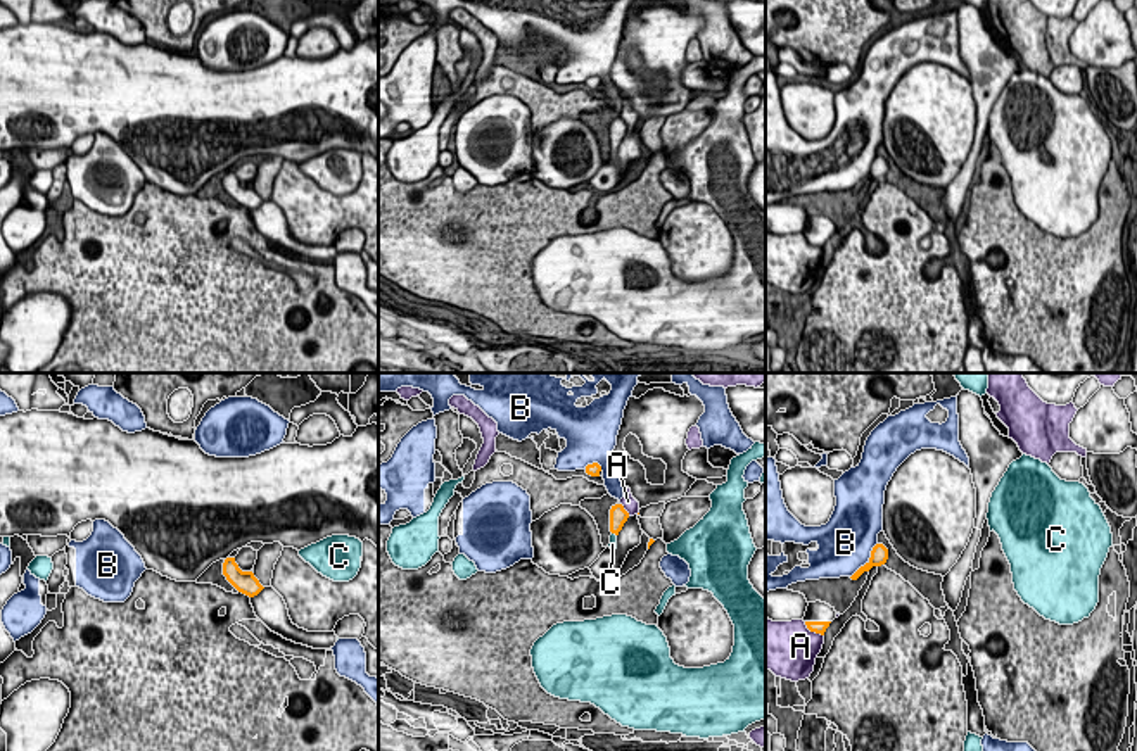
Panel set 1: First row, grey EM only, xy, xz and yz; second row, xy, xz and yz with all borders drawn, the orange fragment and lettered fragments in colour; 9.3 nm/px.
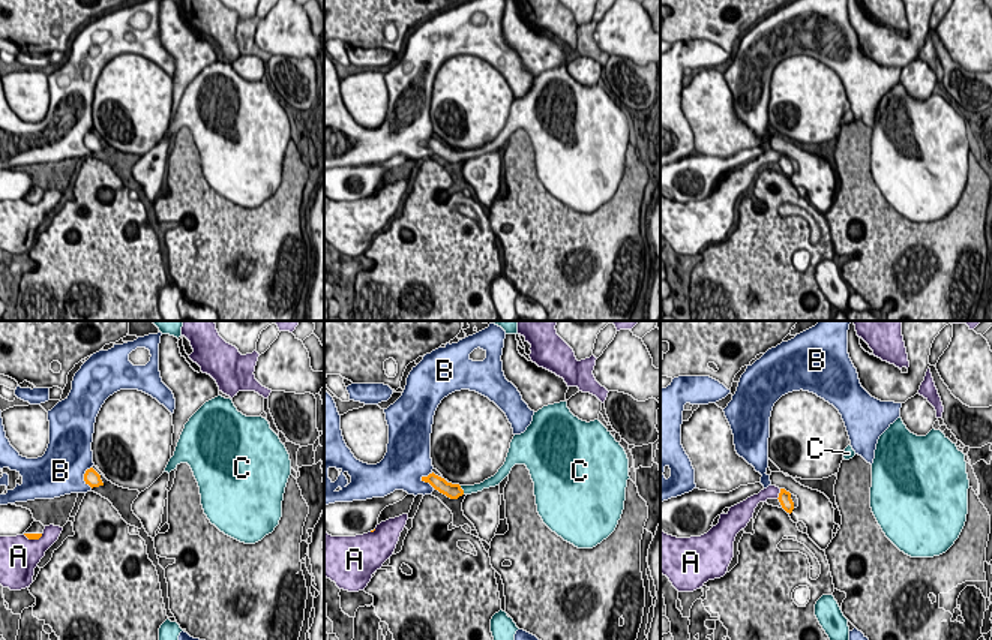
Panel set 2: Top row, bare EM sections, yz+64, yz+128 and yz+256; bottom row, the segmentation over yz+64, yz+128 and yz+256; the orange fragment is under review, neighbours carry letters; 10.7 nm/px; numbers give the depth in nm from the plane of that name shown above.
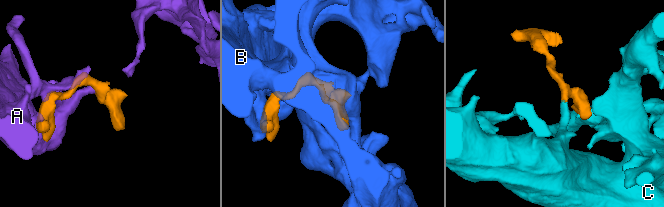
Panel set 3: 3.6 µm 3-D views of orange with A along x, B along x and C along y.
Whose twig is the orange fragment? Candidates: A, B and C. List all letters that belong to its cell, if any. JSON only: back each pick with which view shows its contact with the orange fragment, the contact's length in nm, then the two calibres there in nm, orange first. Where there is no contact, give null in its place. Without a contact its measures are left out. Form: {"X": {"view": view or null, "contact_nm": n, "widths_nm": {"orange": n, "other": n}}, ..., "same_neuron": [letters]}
{"C": {"view": "xz", "contact_nm": 60, "widths_nm": {"orange": 160, "other": 70}}, "same_neuron": ["C"]}

